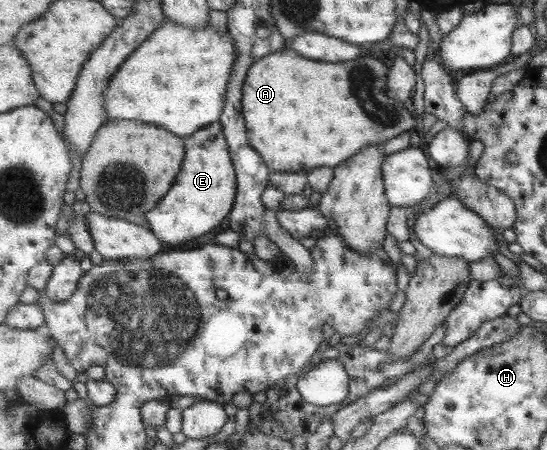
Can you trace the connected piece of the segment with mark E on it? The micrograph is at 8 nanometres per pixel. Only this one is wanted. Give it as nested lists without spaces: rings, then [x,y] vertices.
[[[211,123],[184,139],[186,158],[173,189],[155,211],[144,215],[150,230],[164,244],[187,243],[211,233],[233,211],[238,194],[238,176],[222,123]]]

